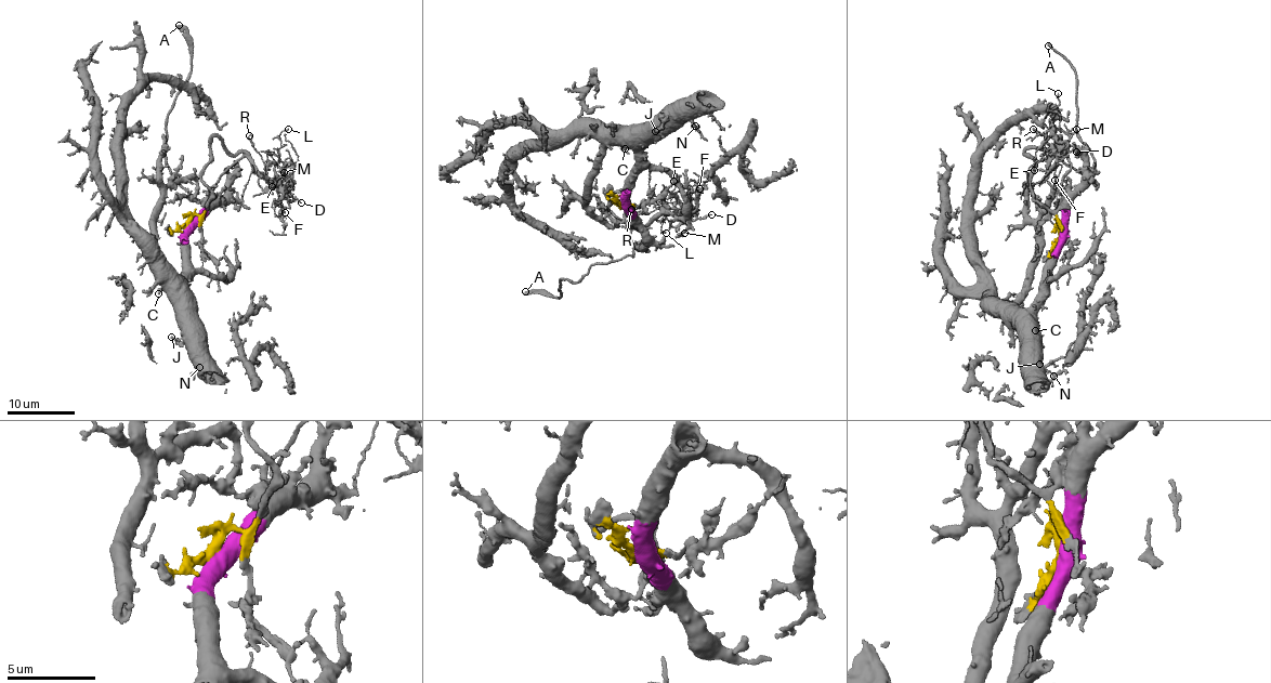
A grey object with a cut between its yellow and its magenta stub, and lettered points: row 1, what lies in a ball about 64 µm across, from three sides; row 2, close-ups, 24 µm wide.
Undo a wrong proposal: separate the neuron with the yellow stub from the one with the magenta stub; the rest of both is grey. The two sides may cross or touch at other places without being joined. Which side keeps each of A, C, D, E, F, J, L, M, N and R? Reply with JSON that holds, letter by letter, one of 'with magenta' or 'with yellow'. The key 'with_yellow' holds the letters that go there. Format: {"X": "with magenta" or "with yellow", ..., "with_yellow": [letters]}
{"A": "with yellow", "C": "with magenta", "D": "with yellow", "E": "with yellow", "F": "with yellow", "J": "with magenta", "L": "with yellow", "M": "with yellow", "N": "with magenta", "R": "with yellow", "with_yellow": ["A", "D", "E", "F", "L", "M", "R"]}

